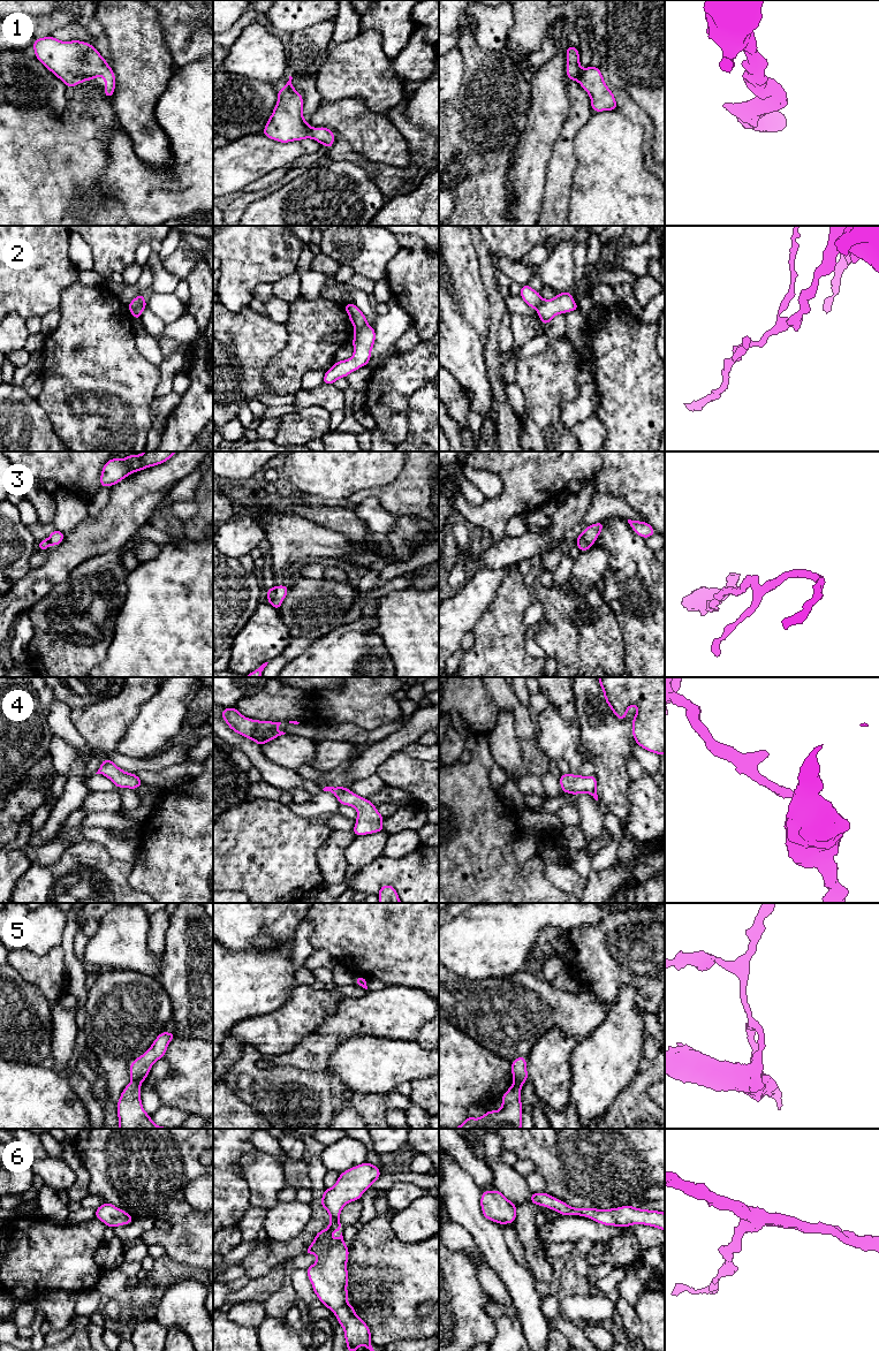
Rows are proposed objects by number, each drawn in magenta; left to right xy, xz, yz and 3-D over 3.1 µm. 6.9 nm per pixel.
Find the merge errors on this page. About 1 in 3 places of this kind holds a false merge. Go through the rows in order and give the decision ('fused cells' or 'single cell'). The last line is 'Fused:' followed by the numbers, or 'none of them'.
1: single cell
2: fused cells
3: fused cells
4: single cell
5: fused cells
6: single cell
Fused: 2, 3, 5

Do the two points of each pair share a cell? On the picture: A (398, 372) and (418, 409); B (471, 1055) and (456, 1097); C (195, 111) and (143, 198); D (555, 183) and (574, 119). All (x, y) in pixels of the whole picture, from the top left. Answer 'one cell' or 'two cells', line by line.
A: two cells
B: one cell
C: one cell
D: one cell

